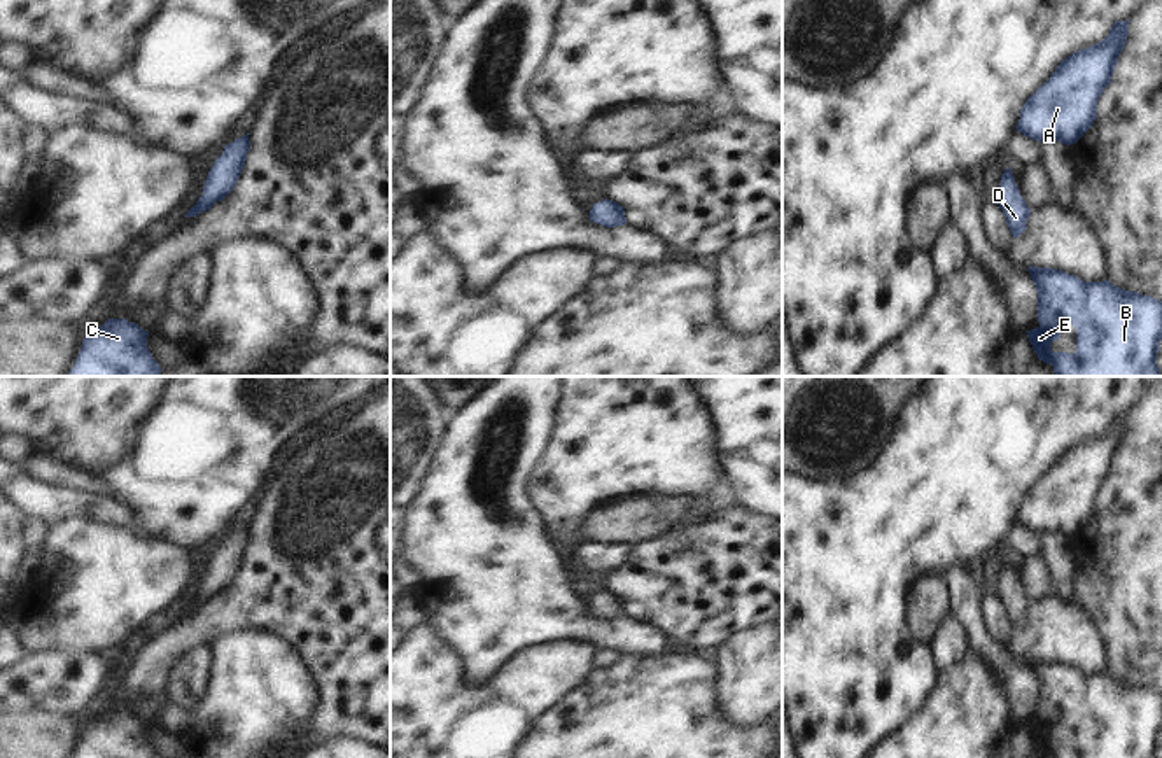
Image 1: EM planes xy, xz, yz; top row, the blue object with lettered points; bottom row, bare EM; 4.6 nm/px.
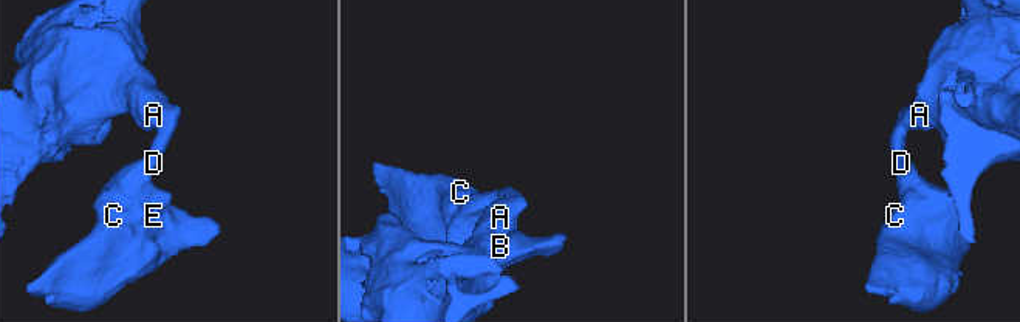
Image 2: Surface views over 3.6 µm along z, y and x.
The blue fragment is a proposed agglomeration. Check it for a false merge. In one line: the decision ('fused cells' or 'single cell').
single cell

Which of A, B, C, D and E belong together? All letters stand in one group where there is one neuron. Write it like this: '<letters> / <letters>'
A B C D E

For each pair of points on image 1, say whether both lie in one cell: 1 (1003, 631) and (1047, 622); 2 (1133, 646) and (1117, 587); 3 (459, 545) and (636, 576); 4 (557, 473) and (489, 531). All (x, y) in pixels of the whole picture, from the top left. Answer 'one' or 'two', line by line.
1: two
2: one
3: two
4: two

